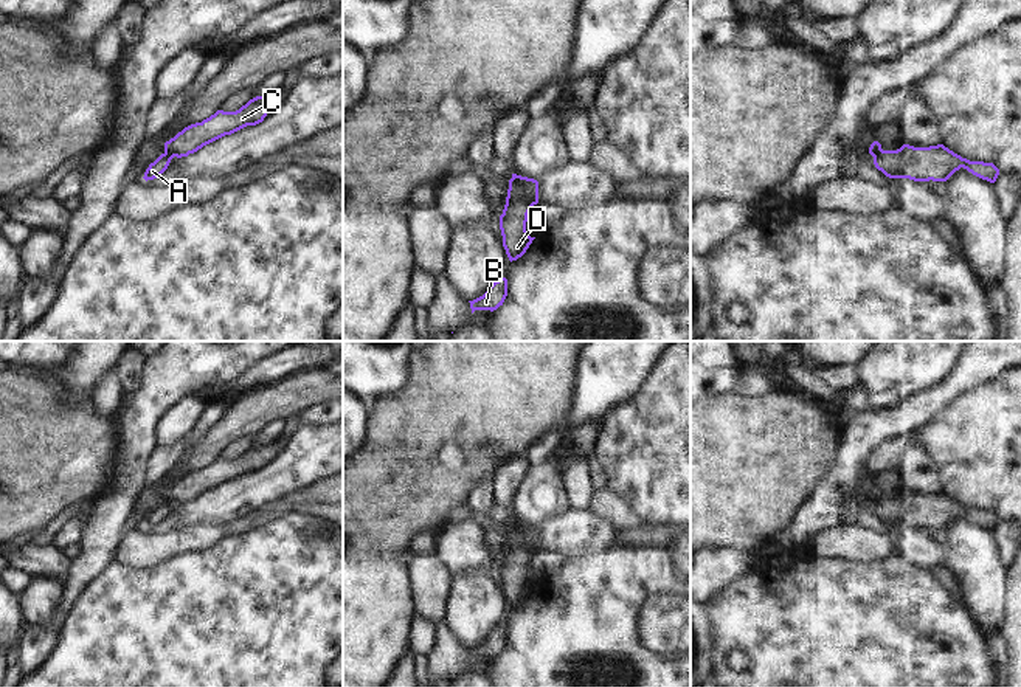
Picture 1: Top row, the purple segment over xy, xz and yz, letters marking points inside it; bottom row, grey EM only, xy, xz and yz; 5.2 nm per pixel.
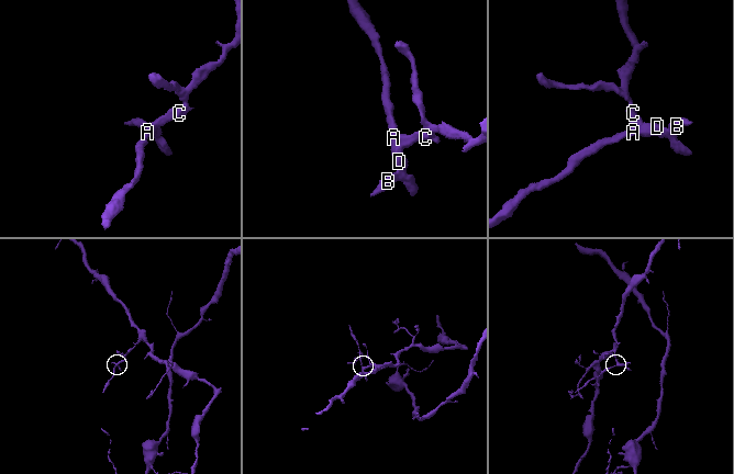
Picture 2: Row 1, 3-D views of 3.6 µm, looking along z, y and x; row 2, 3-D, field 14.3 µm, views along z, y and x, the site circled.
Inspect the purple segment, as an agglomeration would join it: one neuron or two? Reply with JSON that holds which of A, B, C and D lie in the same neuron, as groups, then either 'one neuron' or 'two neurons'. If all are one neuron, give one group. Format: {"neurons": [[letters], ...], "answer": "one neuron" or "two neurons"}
{"neurons": [["A", "B", "D"], ["C"]], "answer": "two neurons"}

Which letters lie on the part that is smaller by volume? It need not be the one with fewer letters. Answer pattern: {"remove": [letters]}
{"remove": ["A", "B", "D"]}

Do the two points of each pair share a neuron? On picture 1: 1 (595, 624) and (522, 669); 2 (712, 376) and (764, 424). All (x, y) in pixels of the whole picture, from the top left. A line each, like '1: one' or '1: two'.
1: one
2: two

